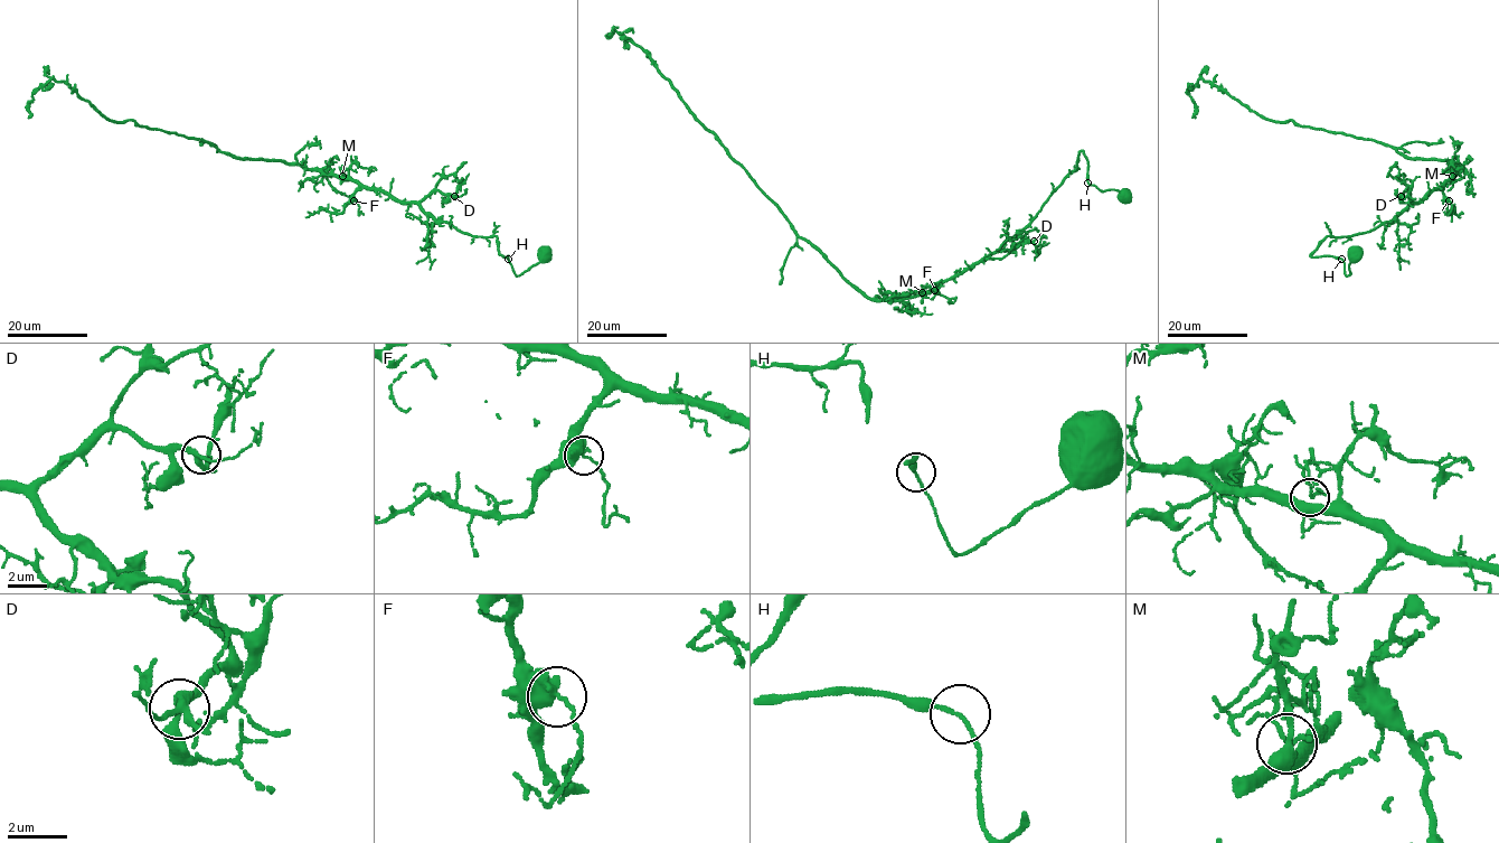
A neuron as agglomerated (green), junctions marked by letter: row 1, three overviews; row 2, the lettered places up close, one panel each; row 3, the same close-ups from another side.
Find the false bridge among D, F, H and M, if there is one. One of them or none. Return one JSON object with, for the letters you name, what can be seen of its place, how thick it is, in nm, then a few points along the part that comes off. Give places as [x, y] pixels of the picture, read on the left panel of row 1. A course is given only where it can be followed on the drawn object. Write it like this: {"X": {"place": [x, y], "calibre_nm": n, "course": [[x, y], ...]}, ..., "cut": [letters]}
{"cut": []}

